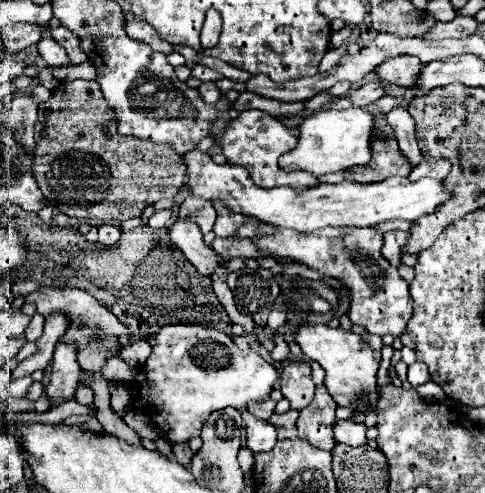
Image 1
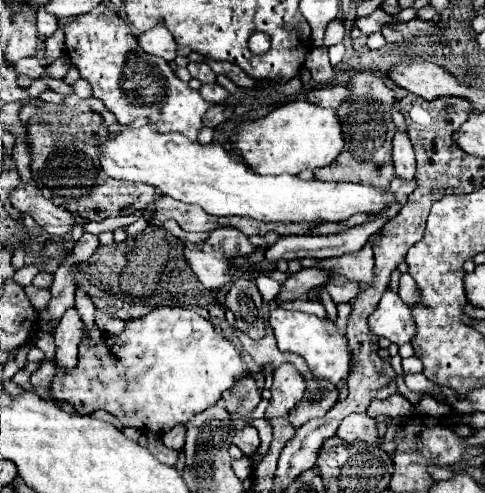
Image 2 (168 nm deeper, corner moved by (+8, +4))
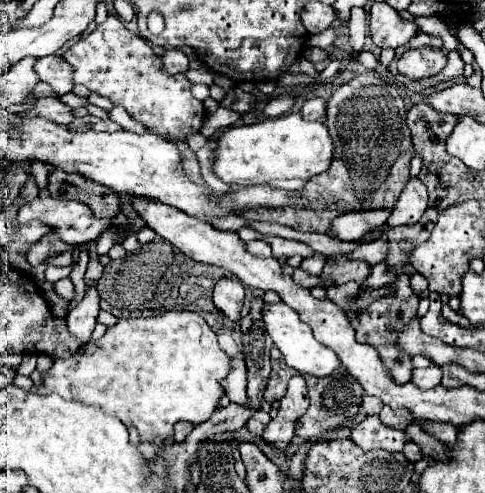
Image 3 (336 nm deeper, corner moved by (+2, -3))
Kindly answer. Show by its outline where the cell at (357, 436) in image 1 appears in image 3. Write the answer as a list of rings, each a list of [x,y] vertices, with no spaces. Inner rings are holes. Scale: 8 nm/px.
[[[370,415],[364,421],[360,421],[352,429],[352,441],[362,449],[384,449],[384,451],[402,451],[406,443],[406,433],[386,427],[380,423],[378,415]]]

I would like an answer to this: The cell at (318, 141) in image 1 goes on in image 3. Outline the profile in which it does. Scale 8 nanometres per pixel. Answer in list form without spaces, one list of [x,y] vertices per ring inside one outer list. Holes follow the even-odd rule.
[[[300,111],[254,125],[230,127],[218,139],[218,155],[214,157],[214,173],[228,185],[262,185],[276,179],[312,179],[330,169],[334,157],[334,141],[326,123],[306,121]]]

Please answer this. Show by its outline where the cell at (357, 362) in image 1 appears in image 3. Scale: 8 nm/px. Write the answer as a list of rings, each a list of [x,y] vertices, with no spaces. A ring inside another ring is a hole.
[[[278,303],[278,305],[266,305],[264,311],[264,323],[266,323],[266,331],[270,333],[274,345],[280,349],[280,353],[284,355],[284,361],[294,367],[300,373],[308,373],[314,377],[326,377],[330,373],[334,373],[340,367],[340,359],[338,355],[324,347],[322,343],[318,343],[312,335],[312,329],[308,323],[304,323],[302,319],[298,319],[298,313],[288,307],[286,303]]]

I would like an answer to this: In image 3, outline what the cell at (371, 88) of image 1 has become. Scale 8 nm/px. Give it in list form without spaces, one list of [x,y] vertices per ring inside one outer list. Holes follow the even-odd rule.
[[[322,97],[308,99],[302,107],[302,115],[306,115],[306,119],[310,121],[324,121],[326,119],[326,99]]]

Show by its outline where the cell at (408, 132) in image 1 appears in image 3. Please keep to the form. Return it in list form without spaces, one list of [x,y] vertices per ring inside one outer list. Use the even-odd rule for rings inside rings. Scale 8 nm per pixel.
[[[410,177],[400,193],[400,199],[396,203],[396,207],[392,209],[390,217],[388,217],[388,225],[410,225],[416,223],[424,211],[426,211],[426,203],[428,203],[428,193],[426,187],[422,185],[422,181],[418,177]]]

